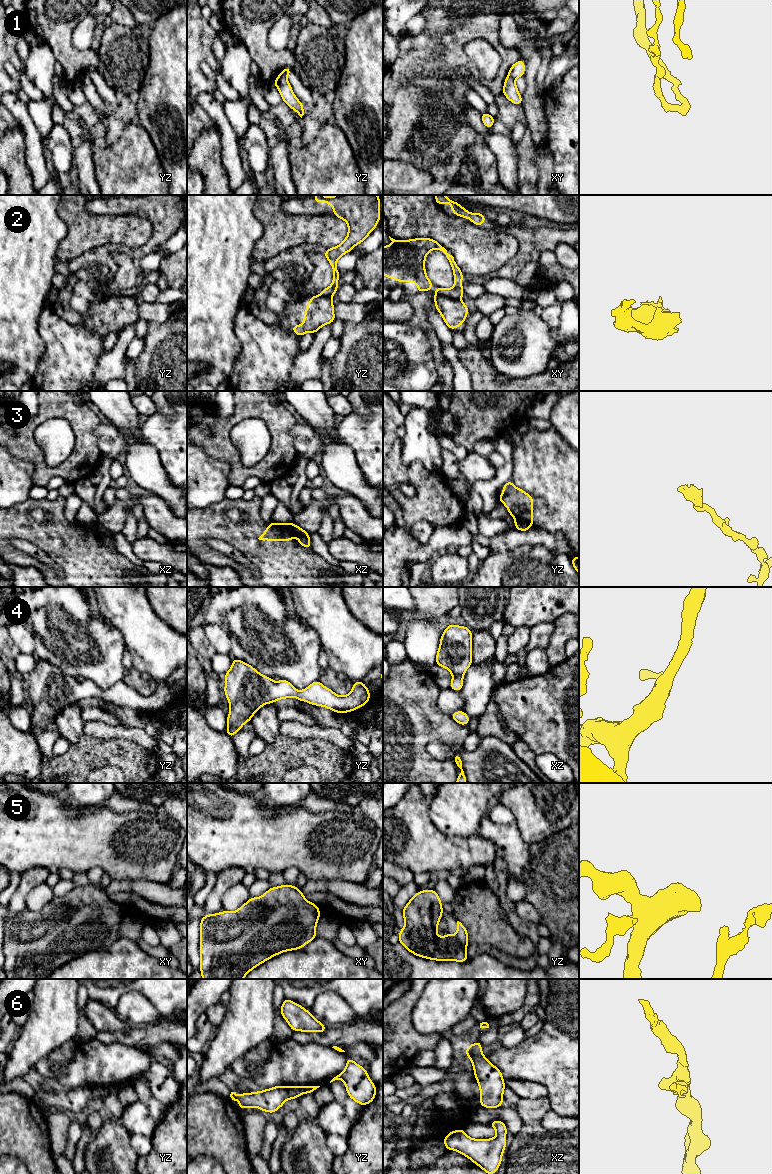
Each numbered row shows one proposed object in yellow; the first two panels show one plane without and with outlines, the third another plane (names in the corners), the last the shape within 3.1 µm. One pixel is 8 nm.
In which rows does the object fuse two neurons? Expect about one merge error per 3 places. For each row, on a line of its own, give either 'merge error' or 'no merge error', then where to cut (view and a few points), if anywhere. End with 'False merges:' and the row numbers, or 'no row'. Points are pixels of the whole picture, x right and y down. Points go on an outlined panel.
1: merge error; cut in xy along (508, 74), (514, 79)
2: merge error; cut in xy along (435, 293), (459, 300)
3: merge error; cut in yz along (515, 518), (531, 525)
4: no merge error; no cut
5: no merge error; no cut
6: no merge error; no cut
False merges: 1, 2, 3

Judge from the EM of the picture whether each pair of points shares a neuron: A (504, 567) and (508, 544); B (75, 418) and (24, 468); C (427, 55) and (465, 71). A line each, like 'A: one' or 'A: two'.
A: two
B: two
C: two

